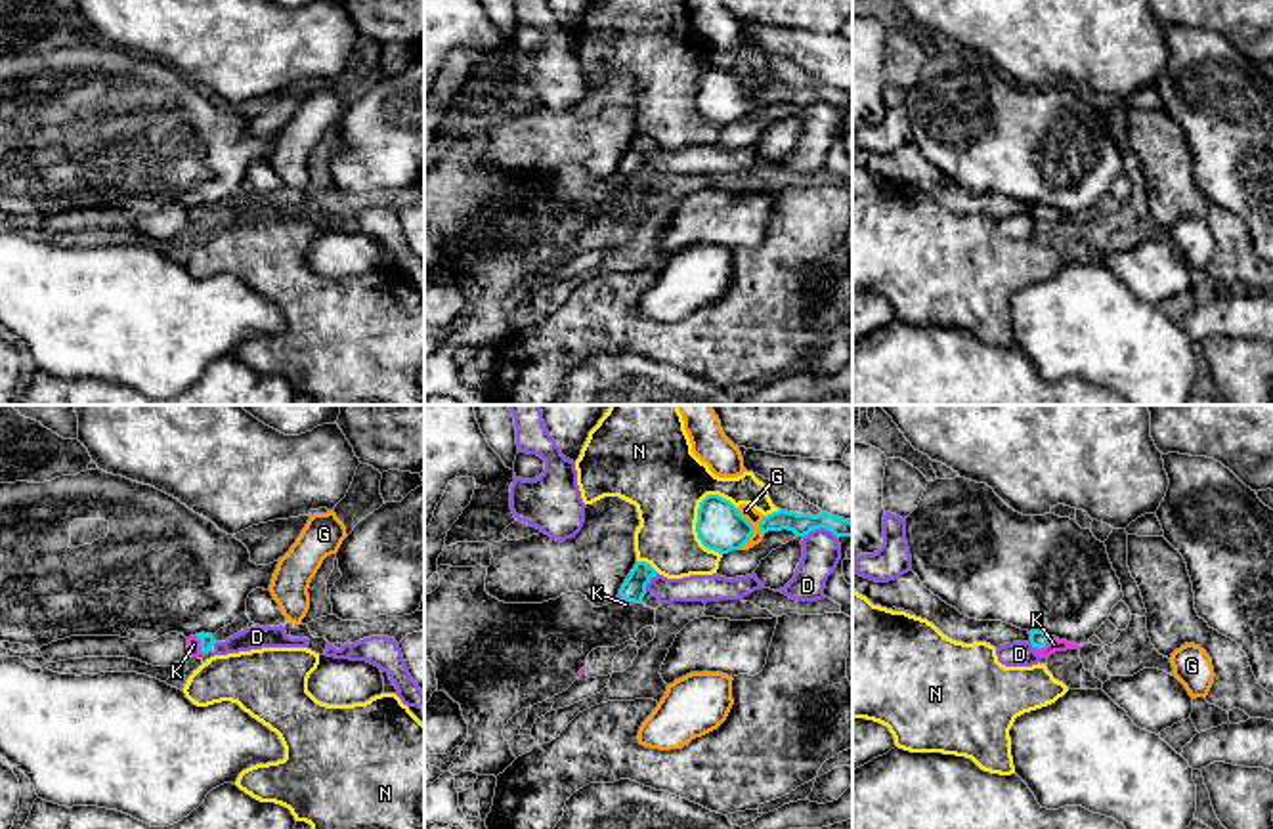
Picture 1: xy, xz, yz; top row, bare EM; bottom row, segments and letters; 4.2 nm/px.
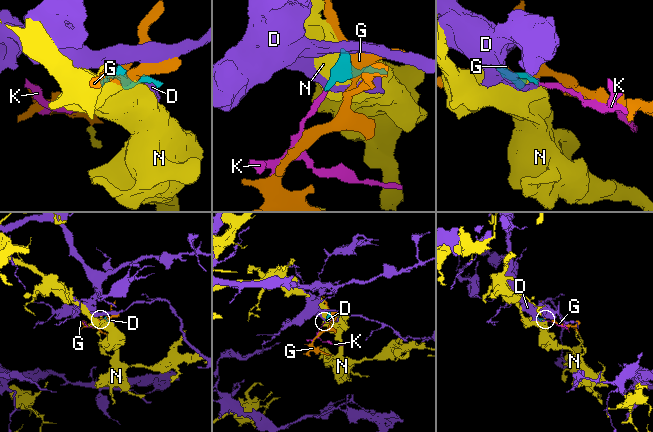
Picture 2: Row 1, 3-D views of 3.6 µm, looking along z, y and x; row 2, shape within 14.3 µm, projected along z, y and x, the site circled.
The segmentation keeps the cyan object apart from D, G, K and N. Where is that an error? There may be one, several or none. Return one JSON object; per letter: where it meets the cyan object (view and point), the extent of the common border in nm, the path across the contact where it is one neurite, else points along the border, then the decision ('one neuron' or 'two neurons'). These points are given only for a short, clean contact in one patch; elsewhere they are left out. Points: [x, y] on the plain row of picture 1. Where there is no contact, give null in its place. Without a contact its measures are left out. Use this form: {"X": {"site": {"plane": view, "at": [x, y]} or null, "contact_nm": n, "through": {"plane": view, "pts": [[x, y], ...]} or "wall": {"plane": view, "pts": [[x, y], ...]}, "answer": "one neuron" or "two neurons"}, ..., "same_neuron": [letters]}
{"D": {"site": {"plane": "xz", "at": [819, 100]}, "contact_nm": 140, "answer": "two neurons"}, "G": {"site": {"plane": "xz", "at": [752, 102]}, "contact_nm": 180, "answer": "two neurons"}, "K": {"site": {"plane": "yz", "at": [1044, 216]}, "contact_nm": 90, "through": {"plane": "yz", "pts": [[1038, 211], [1044, 216], [1054, 216]]}, "answer": "one neuron"}, "N": {"site": {"plane": "xz", "at": [696, 100]}, "contact_nm": 280, "answer": "two neurons"}, "same_neuron": ["K"]}

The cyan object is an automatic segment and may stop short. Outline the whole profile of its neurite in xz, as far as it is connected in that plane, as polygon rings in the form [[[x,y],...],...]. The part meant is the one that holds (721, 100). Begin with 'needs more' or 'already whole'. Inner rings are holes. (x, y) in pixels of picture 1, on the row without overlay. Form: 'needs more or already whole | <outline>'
already whole | [[[707,67],[698,80],[696,105],[705,120],[728,126],[749,113],[753,97],[730,73]]]

